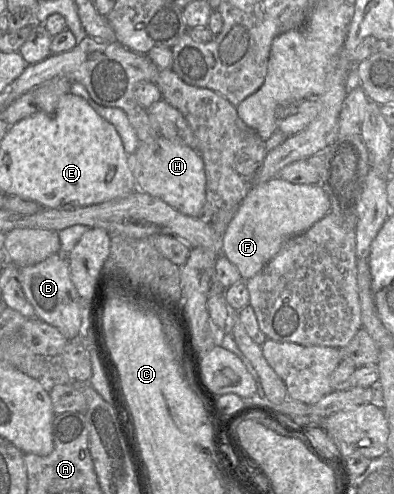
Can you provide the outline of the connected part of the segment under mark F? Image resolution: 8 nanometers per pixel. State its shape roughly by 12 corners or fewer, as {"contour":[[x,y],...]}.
{"contour":[[320,184],[253,185],[223,235],[243,280],[330,212]]}

